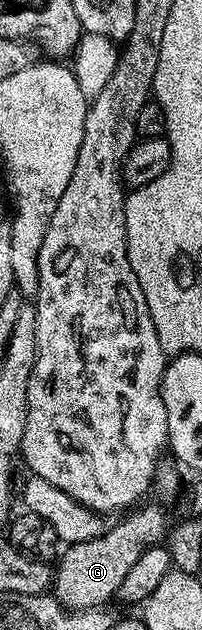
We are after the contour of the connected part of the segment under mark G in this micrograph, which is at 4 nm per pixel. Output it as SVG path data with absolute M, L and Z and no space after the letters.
M155 505L138 509L130 512L127 515L129 517L112 529L110 526L100 537L85 539L85 543L67 545L62 550L53 569L53 595L67 609L74 611L106 606L107 600L110 597L112 600L118 594L125 575L129 575L143 552L166 538L169 532L166 515Z

